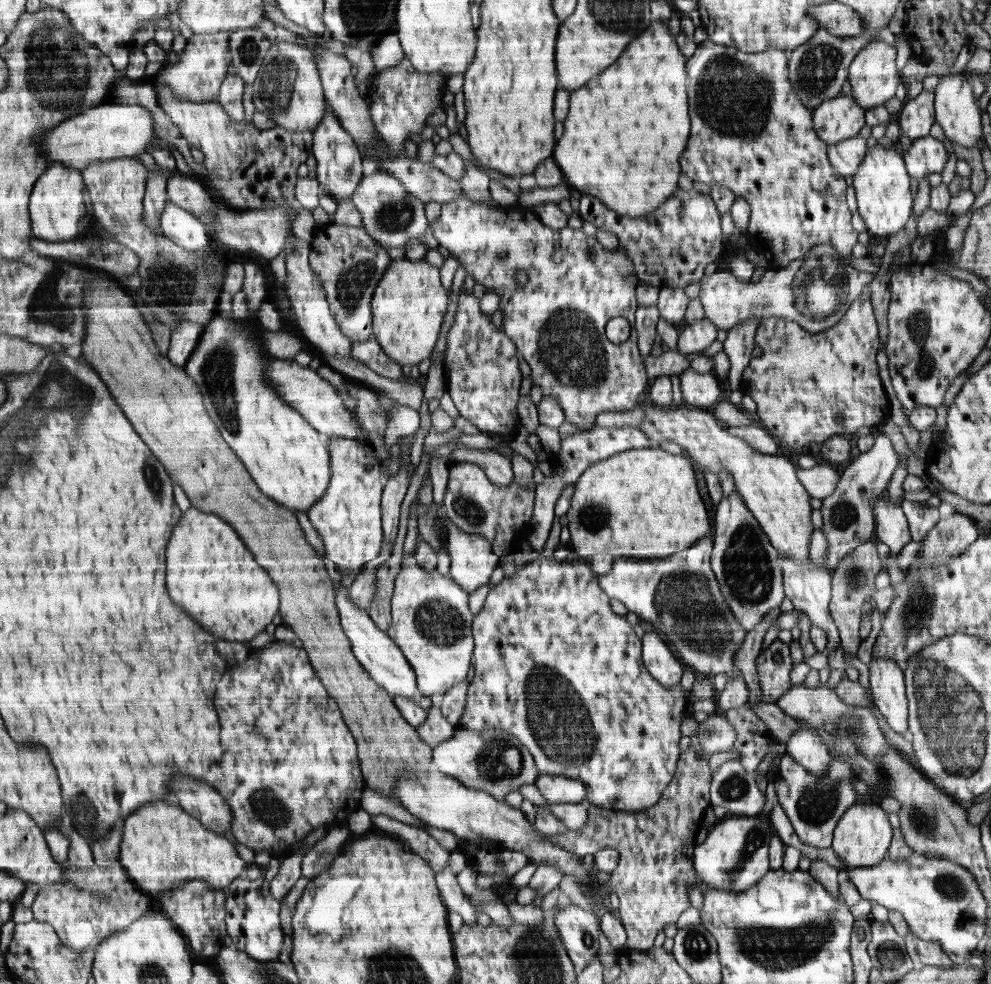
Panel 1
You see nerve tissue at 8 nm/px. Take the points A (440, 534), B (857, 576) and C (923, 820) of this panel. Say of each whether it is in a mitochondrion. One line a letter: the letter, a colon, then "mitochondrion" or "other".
A: mitochondrion
B: mitochondrion
C: mitochondrion

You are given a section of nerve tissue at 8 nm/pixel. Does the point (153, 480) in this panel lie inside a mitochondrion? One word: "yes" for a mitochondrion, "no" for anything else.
yes

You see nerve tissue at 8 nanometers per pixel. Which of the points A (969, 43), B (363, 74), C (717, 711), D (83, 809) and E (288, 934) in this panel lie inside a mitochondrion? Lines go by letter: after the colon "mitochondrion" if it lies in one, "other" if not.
A: other
B: other
C: other
D: mitochondrion
E: other

